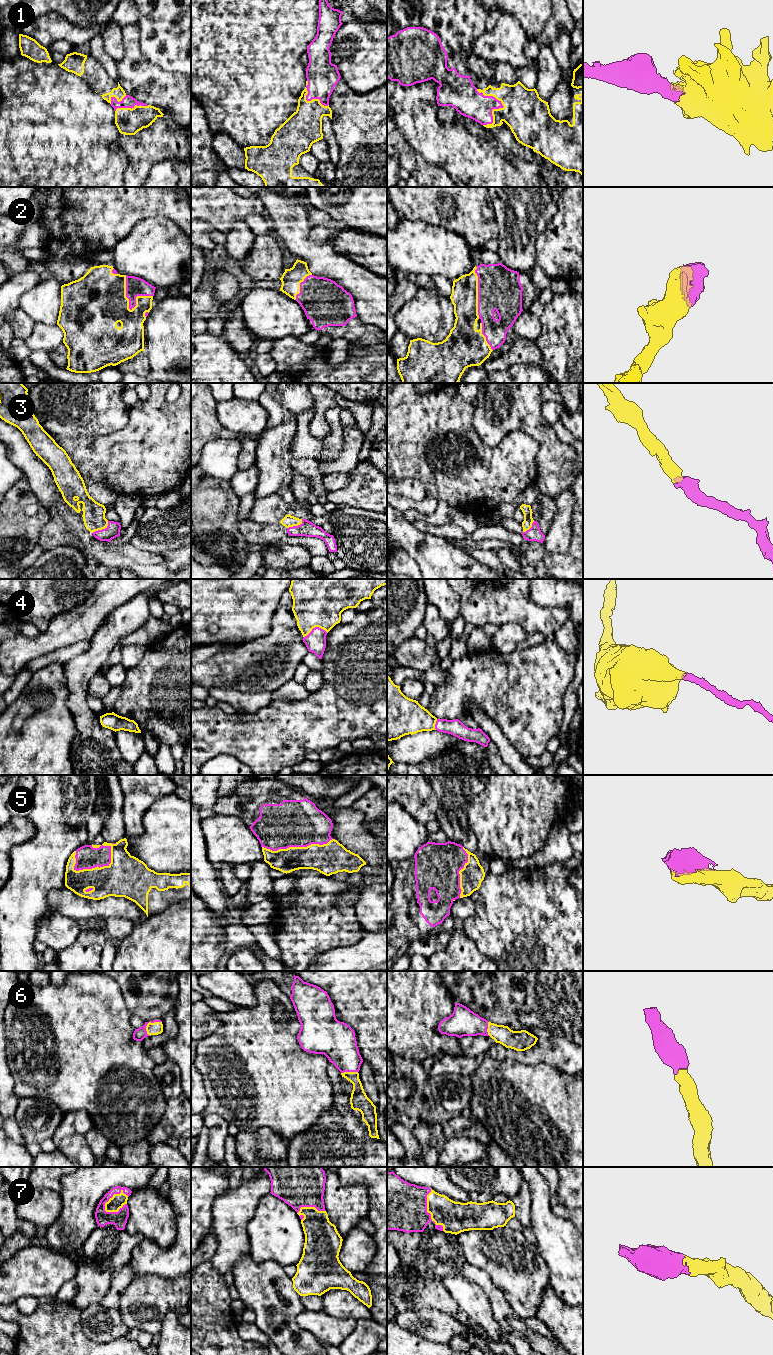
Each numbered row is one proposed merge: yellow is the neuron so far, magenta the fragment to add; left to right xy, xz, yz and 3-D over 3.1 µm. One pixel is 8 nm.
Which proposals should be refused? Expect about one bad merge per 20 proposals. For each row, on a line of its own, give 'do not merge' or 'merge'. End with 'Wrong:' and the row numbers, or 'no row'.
1: merge
2: merge
3: merge
4: merge
5: merge
6: merge
7: merge
Wrong: no row

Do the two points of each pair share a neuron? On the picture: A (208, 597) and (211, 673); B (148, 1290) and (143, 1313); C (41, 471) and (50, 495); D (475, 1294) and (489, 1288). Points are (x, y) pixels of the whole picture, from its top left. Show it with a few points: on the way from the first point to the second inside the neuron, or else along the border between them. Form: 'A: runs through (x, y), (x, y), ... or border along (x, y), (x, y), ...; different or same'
A: border along (233, 645), (204, 644), (201, 646); different
B: runs through (148, 1296), (143, 1307); same
C: runs through (41, 477), (45, 489); same
D: border along (464, 1277), (476, 1283), (483, 1290), (492, 1313); different

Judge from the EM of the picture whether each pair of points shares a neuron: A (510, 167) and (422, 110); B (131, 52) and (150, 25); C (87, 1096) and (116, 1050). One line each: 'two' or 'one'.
A: one
B: two
C: one

